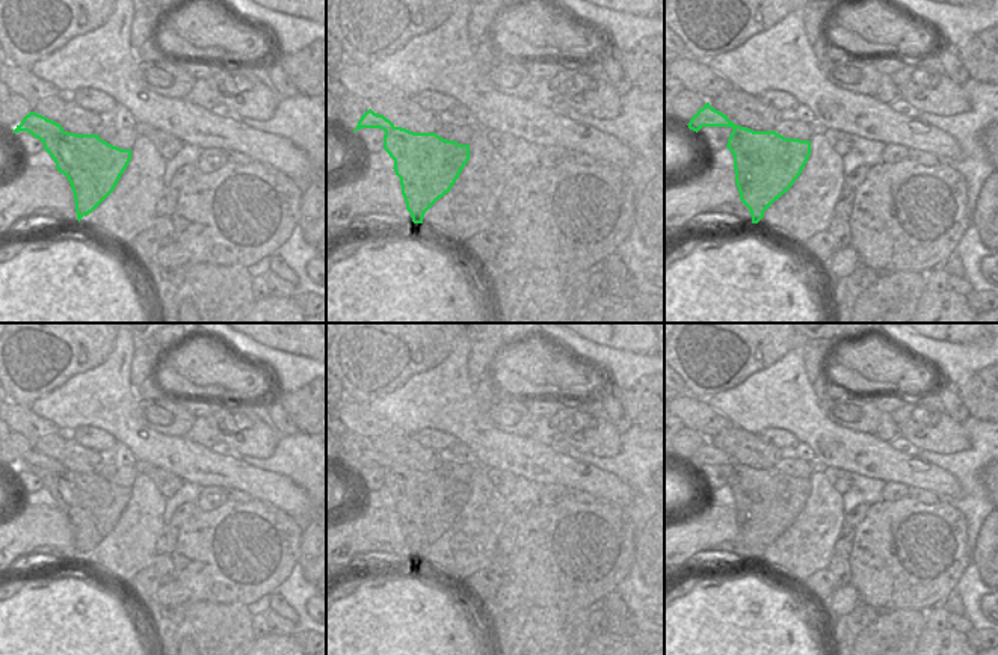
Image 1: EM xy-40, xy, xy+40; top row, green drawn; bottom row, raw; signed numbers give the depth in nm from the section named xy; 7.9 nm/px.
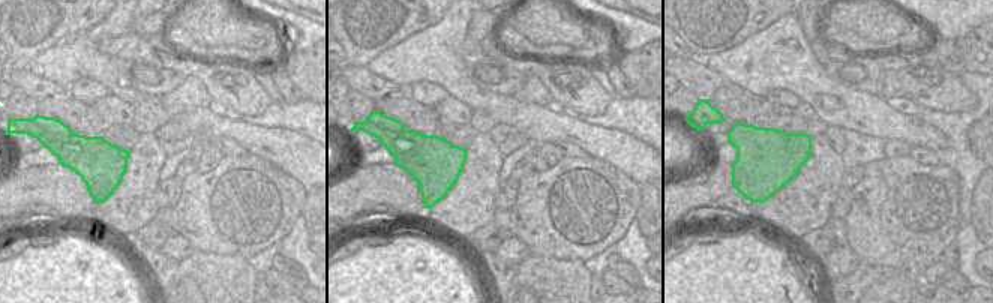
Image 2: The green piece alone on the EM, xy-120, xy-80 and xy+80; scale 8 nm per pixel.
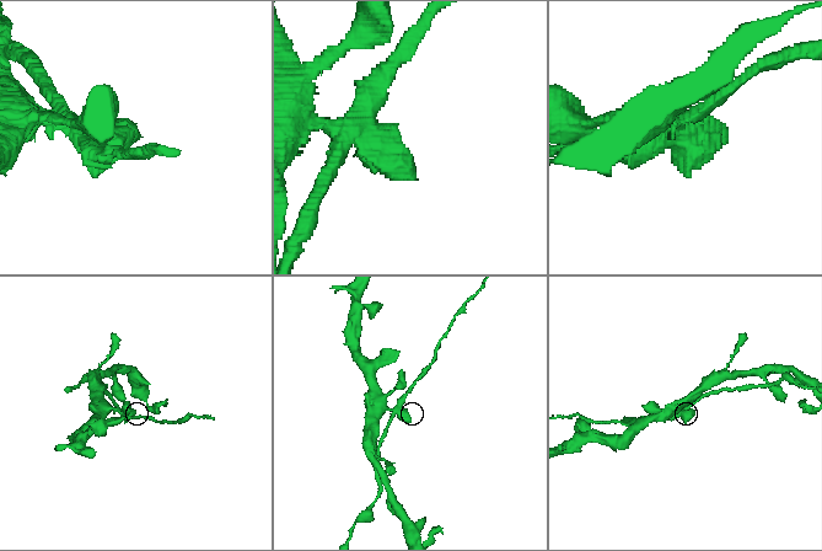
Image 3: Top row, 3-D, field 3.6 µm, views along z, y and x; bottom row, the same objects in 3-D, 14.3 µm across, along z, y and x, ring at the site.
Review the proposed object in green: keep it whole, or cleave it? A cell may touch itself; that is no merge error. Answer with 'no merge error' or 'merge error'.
merge error

